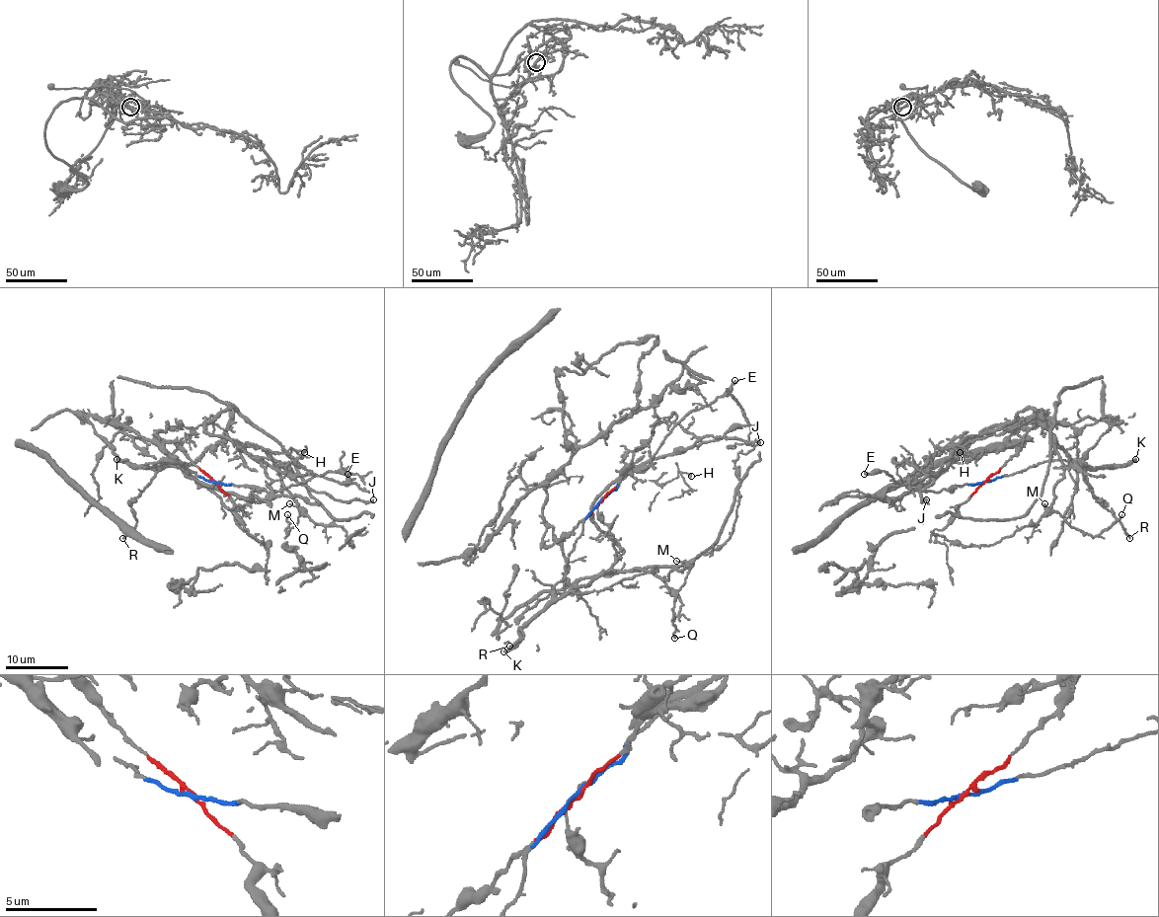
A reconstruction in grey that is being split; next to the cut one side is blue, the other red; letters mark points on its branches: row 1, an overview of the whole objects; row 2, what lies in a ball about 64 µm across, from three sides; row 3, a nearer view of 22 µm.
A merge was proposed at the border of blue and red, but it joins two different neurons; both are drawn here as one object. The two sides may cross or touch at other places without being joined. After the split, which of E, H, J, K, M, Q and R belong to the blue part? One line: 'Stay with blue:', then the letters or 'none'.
Stay with blue: E, H, J, K, M, Q, R

